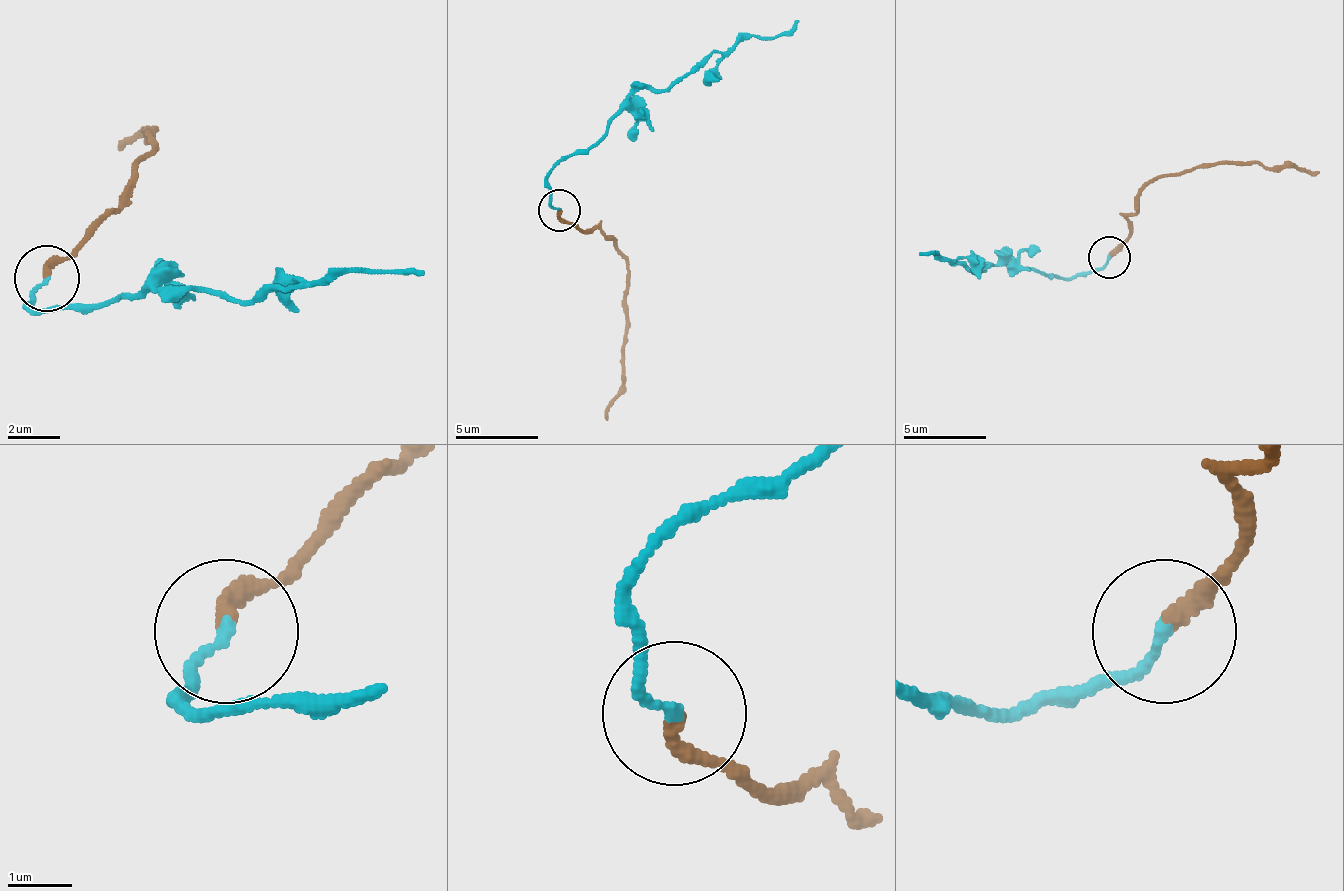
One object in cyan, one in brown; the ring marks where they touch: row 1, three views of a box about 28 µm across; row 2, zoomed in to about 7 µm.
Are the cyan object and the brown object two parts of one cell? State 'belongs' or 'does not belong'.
belongs

